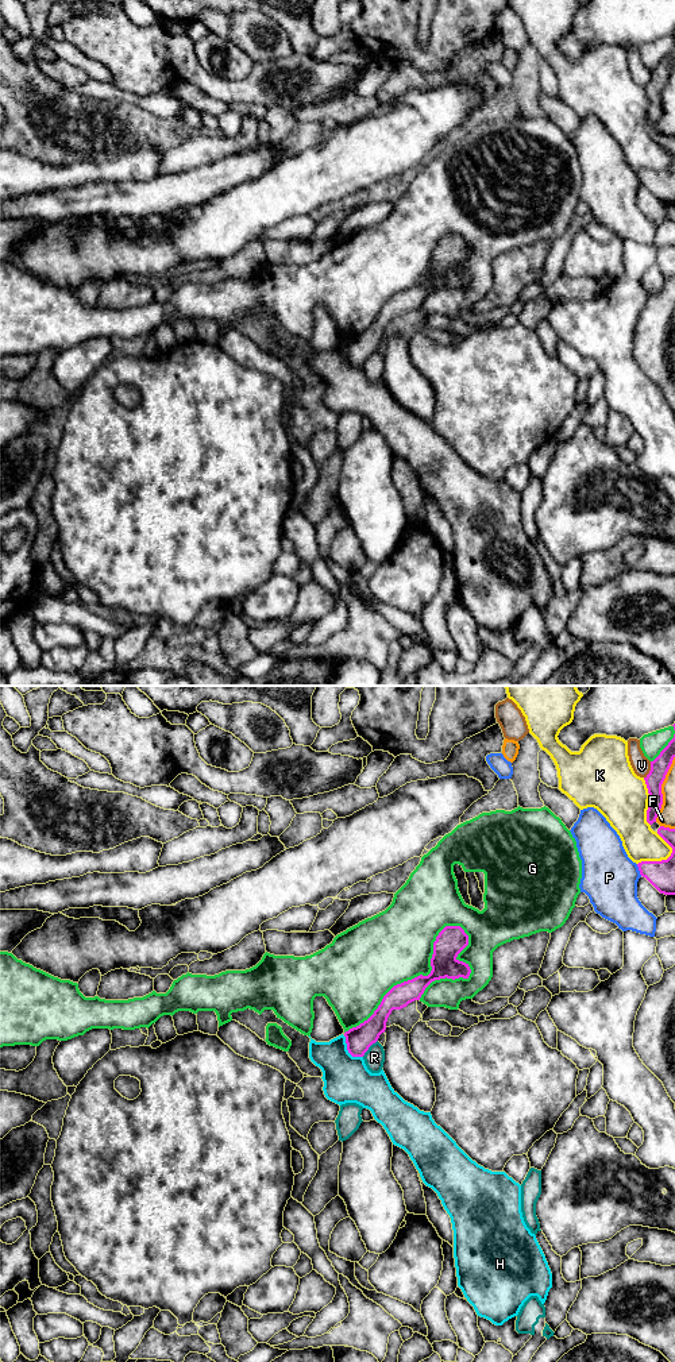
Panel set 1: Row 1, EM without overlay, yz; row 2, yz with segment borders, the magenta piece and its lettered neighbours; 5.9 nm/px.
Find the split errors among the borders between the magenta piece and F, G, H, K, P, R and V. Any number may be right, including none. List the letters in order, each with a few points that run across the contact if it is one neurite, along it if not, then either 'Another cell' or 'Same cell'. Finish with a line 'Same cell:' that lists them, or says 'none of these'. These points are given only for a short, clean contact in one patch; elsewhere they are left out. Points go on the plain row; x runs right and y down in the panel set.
F: Another cell
G: Another cell
H: Line: yz (343, 344), (347, 359), (353, 365), (362, 366). Another cell
K: Another cell
P: Another cell
R: Line: yz (377, 348), (362, 365). Another cell
V: Another cell
Same cell: none of these

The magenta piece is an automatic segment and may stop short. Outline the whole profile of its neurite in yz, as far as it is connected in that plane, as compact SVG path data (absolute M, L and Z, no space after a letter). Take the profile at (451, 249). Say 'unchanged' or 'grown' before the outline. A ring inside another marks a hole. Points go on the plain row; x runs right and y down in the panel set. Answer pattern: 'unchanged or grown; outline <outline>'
unchanged; outline M446 235L433 251L431 267L432 279L428 285L417 285L394 294L382 308L374 323L356 336L344 342L347 359L352 366L363 366L386 339L386 331L393 319L401 319L420 309L425 297L440 288L468 288L468 273L459 270L458 263L468 254L468 244L460 235Z

